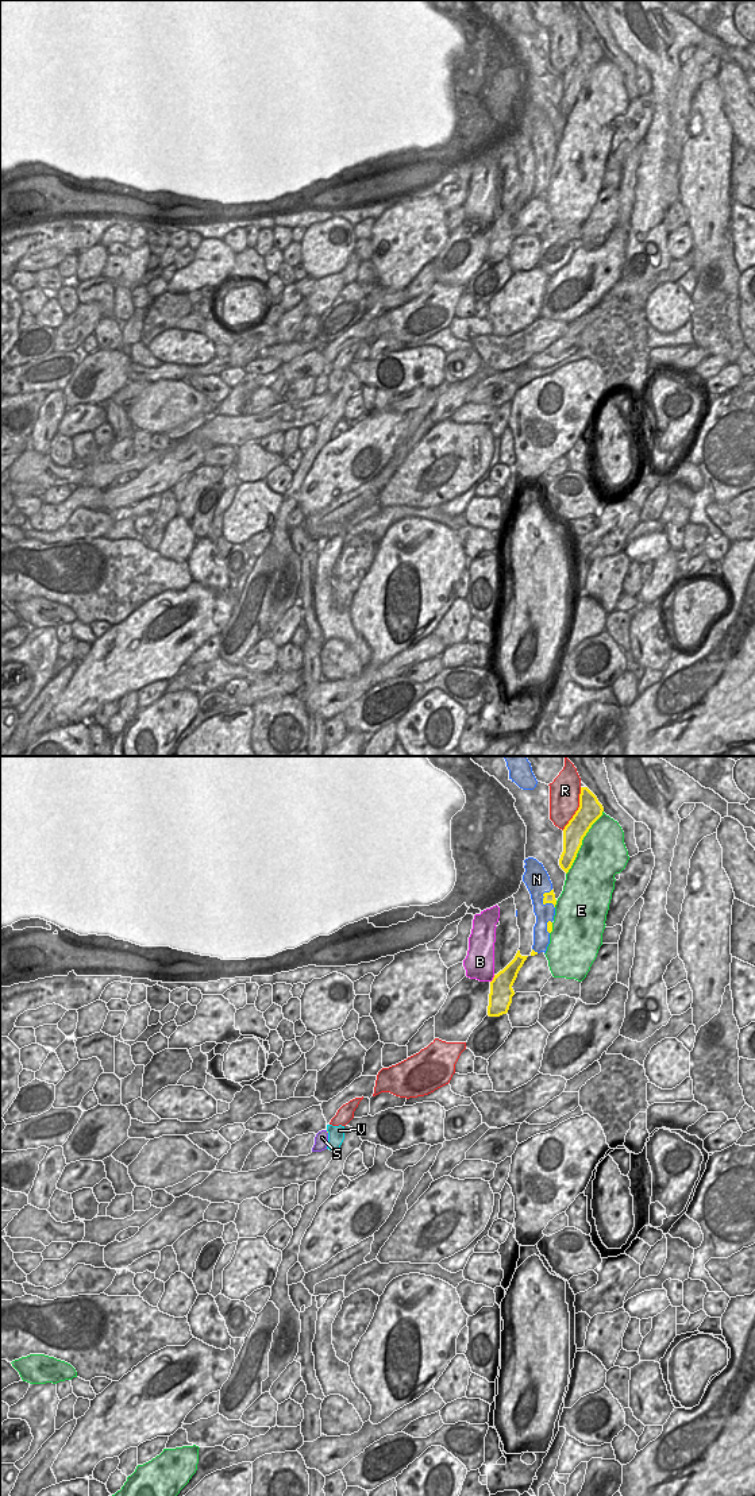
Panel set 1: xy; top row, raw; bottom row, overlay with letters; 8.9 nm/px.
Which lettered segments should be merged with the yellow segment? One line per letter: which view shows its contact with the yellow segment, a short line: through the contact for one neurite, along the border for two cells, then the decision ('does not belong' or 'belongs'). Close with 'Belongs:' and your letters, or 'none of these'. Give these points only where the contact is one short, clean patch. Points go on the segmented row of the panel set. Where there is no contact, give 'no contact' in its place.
B: meets yellow in xy; does not belong
E: meets yellow in xy; does not belong
N: meets yellow in xy; does not belong
R: meets yellow in xy; does not belong
S: meets yellow in xy; line xy (327, 1141), (327, 1142), (322, 1137); belongs
V: meets yellow in xy; does not belong
Belongs: S

